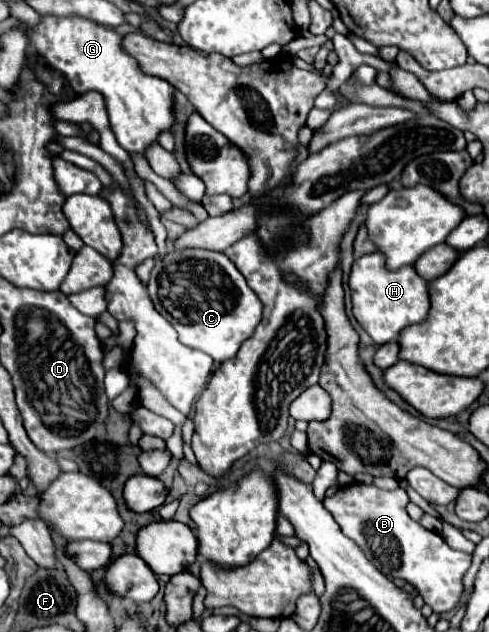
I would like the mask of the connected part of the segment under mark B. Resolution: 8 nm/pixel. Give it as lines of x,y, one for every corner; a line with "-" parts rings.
361,483
339,487
333,497
323,501
341,531
361,547
365,557
383,575
389,579
403,579
413,585
433,613
441,615
457,607
463,595
463,577
471,567
471,555
451,549
441,535
427,531
413,521
405,511
407,503
409,495
405,489
383,491
375,485

